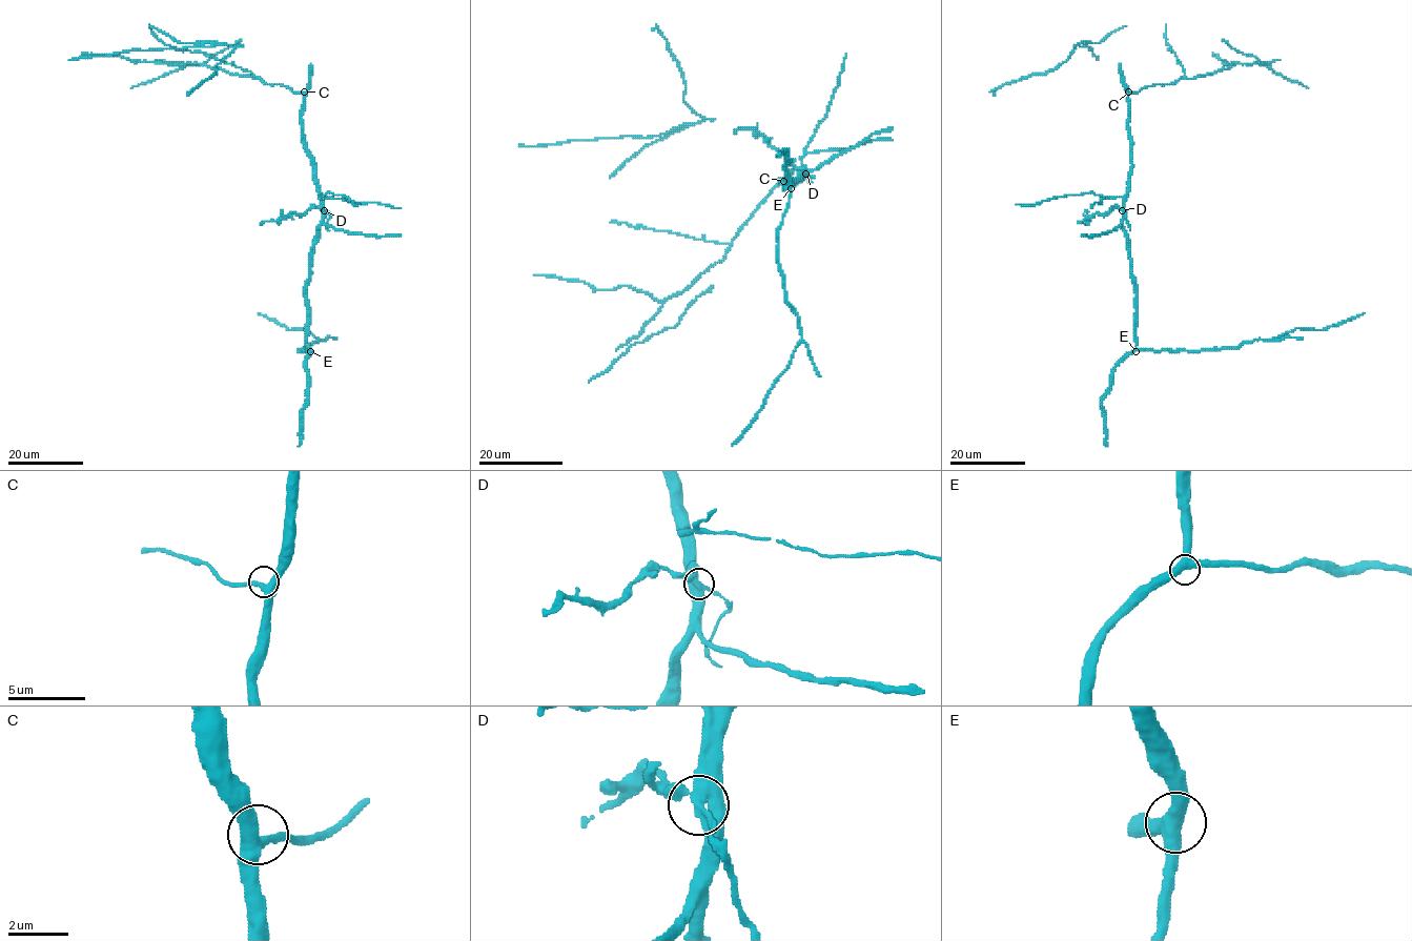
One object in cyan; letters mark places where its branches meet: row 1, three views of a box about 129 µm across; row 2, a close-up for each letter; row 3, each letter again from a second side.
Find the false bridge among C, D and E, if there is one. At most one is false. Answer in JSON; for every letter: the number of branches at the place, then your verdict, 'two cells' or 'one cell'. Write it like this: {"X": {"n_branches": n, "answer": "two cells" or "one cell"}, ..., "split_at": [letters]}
{"C": {"n_branches": 3, "answer": "one cell"}, "D": {"n_branches": 4, "answer": "two cells"}, "E": {"n_branches": 3, "answer": "one cell"}, "split_at": ["D"]}

